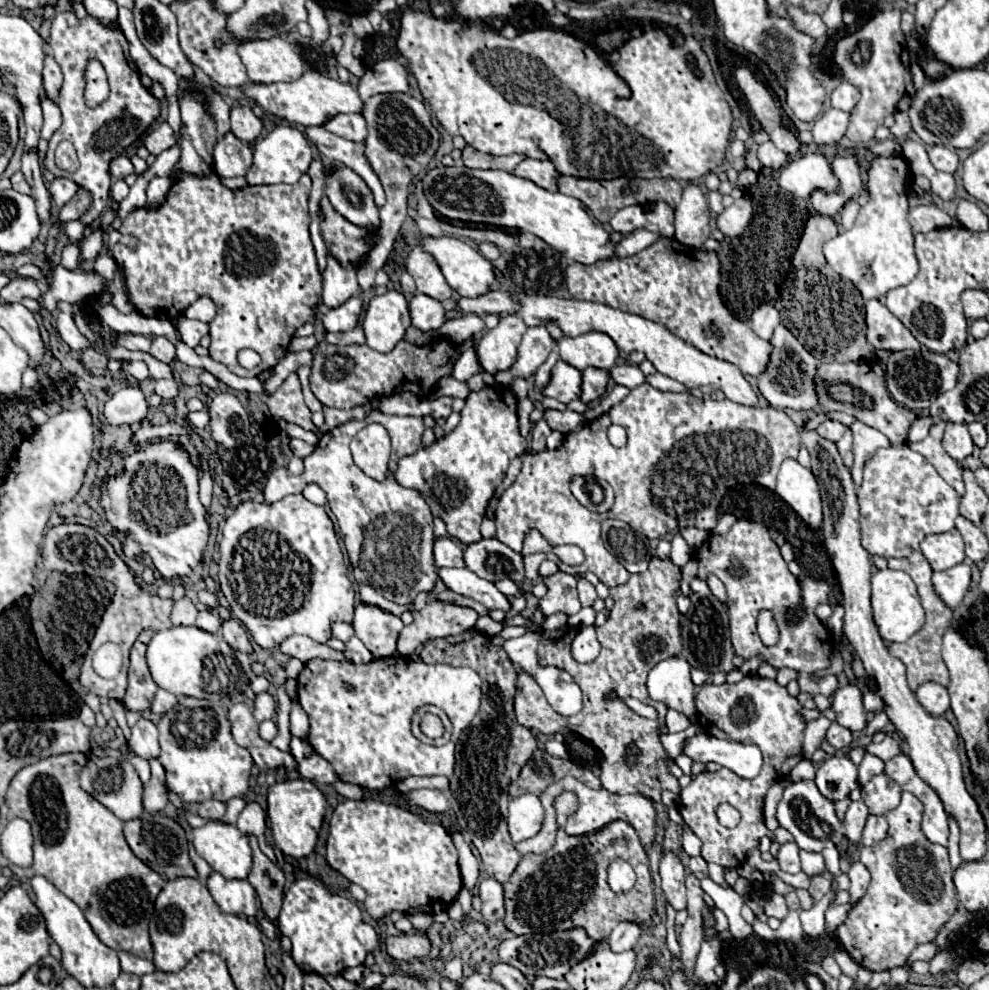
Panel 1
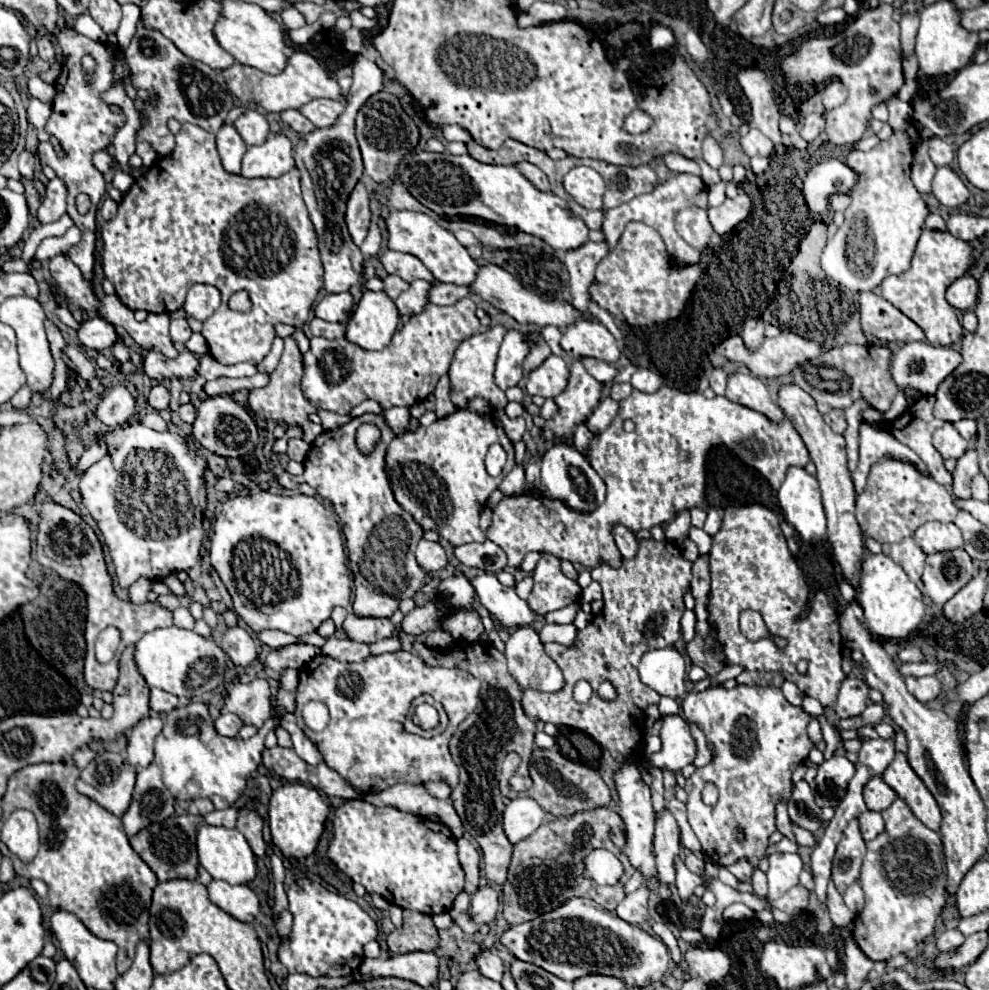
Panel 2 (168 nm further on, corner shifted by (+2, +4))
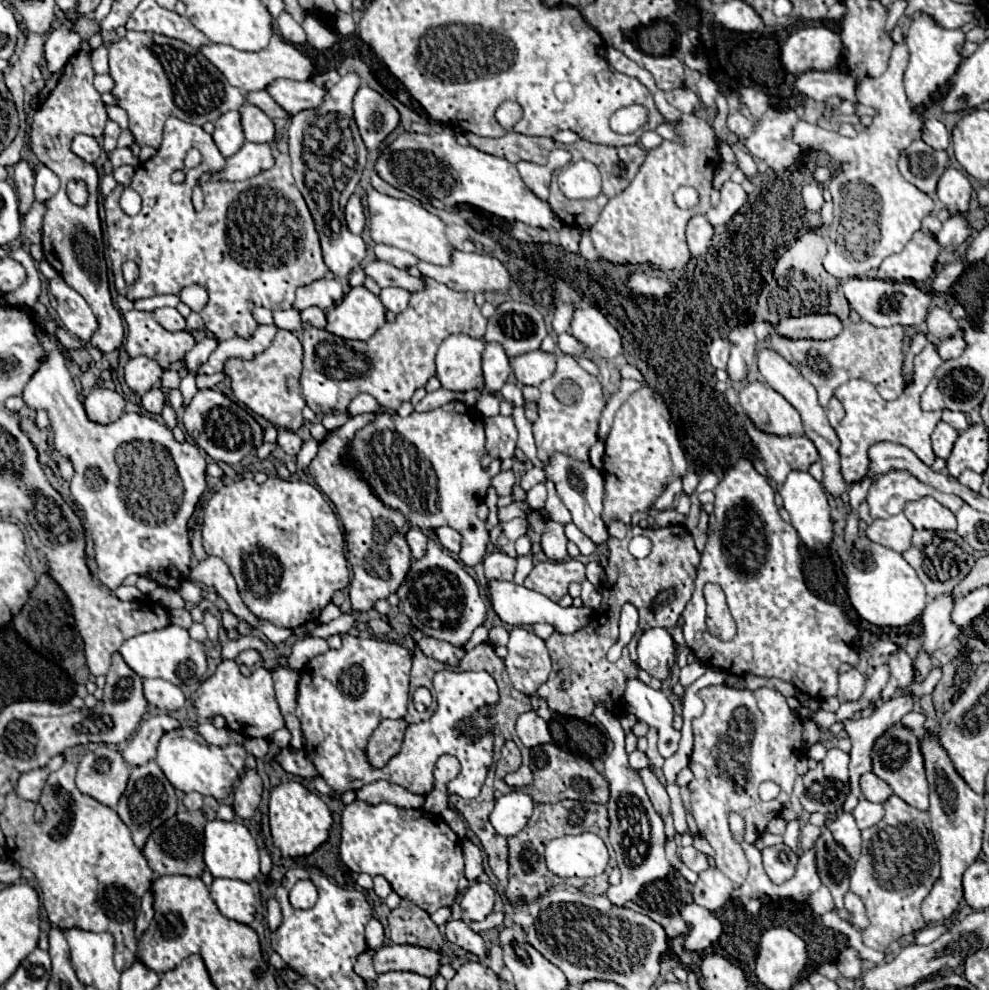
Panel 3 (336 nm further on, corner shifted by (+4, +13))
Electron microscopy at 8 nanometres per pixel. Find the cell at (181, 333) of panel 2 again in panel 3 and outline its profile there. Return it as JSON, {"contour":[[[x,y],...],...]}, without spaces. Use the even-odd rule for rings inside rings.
{"contour":[[[162,307],[154,311],[158,323],[166,329],[166,331],[184,331],[186,329],[186,321],[184,317],[174,309],[174,307]]]}

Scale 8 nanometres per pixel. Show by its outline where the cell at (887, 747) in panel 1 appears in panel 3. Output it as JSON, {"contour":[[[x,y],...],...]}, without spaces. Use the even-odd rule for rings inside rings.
{"contour":[[[912,711],[912,713],[908,713],[908,715],[902,719],[902,725],[904,725],[906,729],[910,729],[912,733],[920,735],[920,733],[924,731],[924,715]]]}

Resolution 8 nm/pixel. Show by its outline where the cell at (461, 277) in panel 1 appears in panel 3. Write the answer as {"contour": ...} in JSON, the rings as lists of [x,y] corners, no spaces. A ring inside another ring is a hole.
{"contour":[[[368,189],[368,211],[370,211],[370,235],[376,243],[406,249],[414,253],[420,261],[428,261],[434,265],[446,267],[452,263],[452,253],[456,249],[446,237],[444,221],[428,213],[424,207],[406,199],[394,199],[394,197],[382,195],[376,189]]]}

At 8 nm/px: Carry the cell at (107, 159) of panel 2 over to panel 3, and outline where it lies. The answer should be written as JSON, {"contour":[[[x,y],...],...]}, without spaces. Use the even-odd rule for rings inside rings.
{"contour":[[[78,135],[78,137],[74,137],[74,141],[72,141],[72,151],[74,151],[78,157],[82,157],[84,161],[88,161],[88,163],[94,163],[94,161],[100,157],[100,153],[102,153],[102,149],[100,149],[100,145],[96,143],[96,139],[94,139],[94,137],[88,137],[88,135]]]}

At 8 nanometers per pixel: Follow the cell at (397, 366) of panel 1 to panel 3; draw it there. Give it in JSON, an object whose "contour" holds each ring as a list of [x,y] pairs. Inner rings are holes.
{"contour":[[[426,279],[426,289],[412,293],[408,307],[398,313],[396,321],[386,323],[368,341],[350,341],[324,329],[306,327],[302,333],[304,369],[300,377],[306,405],[314,413],[344,411],[358,393],[370,393],[386,411],[396,411],[434,375],[434,357],[446,337],[454,333],[484,337],[486,325],[488,319],[476,307],[474,293],[454,291]]]}

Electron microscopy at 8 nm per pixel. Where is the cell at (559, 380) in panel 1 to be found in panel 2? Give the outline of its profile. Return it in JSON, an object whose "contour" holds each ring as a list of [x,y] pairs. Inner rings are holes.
{"contour":[[[548,356],[536,370],[532,370],[528,376],[526,376],[526,390],[530,396],[538,394],[538,396],[544,396],[544,398],[554,398],[558,396],[568,384],[568,364],[564,362],[564,358],[560,356]]]}

